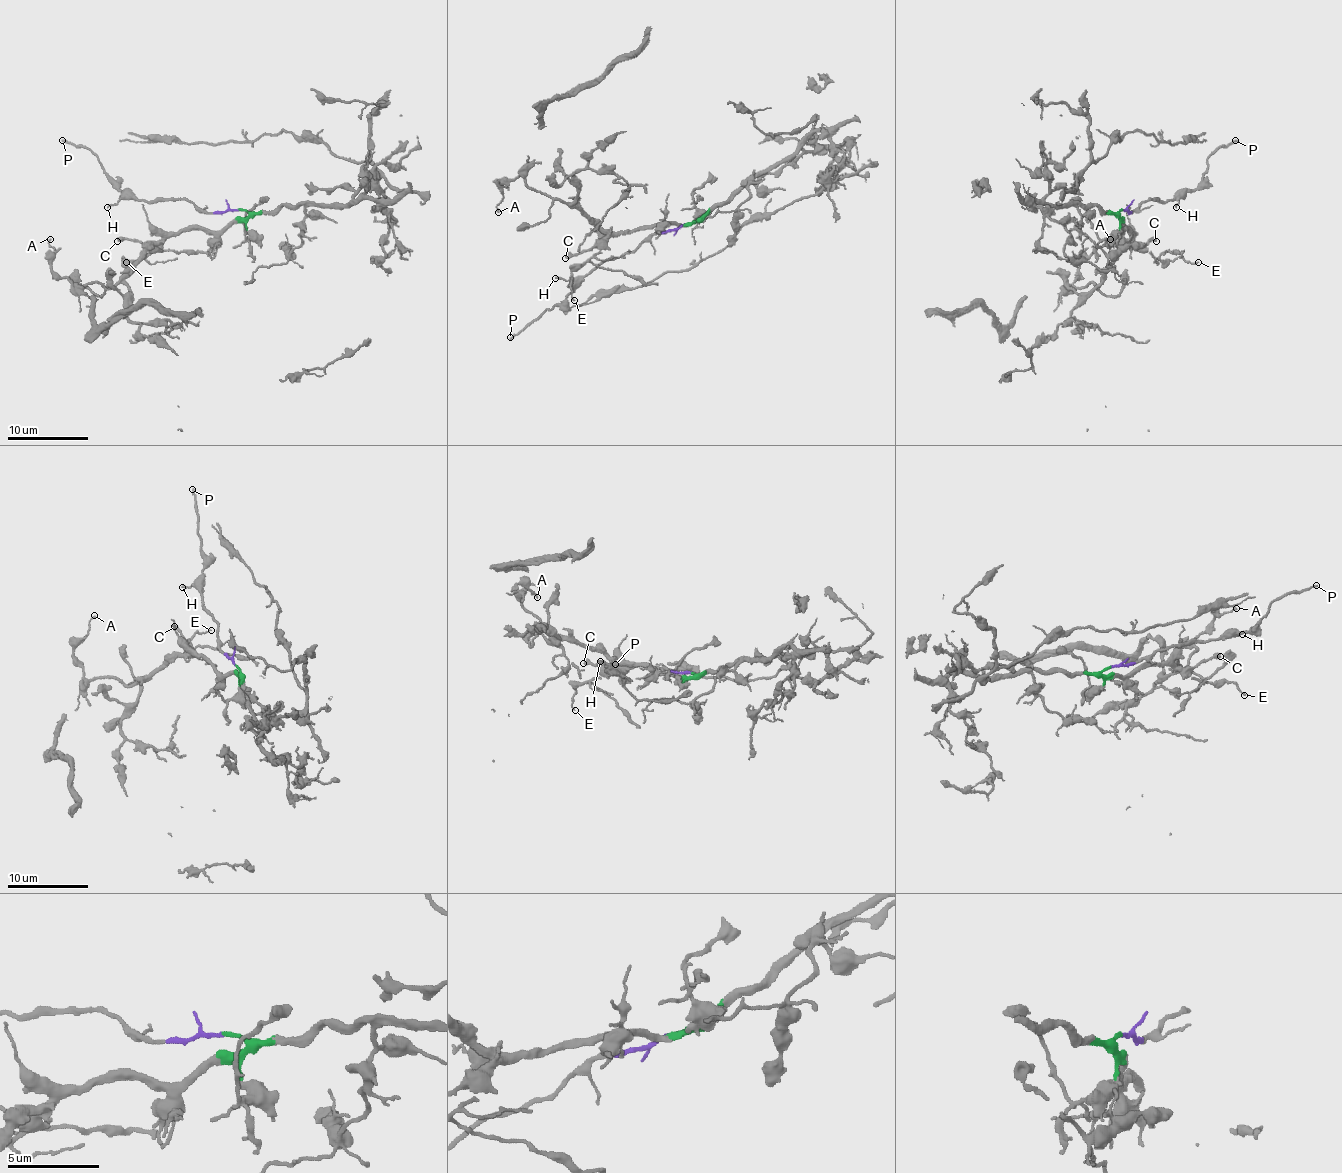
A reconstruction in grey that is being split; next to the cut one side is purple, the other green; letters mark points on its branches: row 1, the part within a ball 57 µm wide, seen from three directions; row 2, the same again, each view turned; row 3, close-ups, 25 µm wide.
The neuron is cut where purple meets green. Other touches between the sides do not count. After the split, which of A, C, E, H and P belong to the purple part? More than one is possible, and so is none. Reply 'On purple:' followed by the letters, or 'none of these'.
On purple: H, P

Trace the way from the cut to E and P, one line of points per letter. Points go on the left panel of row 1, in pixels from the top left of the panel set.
E: (238, 209), (248, 215), (236, 217), (222, 231), (184, 229), (143, 257), (123, 257), (123, 263), (127, 261)
P: (238, 209), (204, 213), (184, 199), (137, 201), (117, 186), (95, 154), (62, 140)

